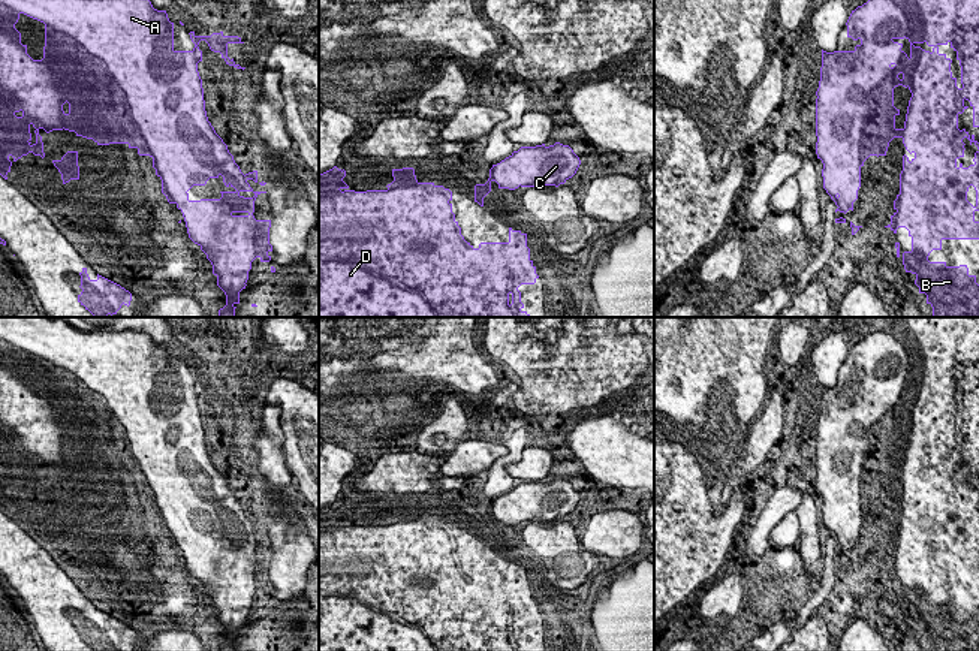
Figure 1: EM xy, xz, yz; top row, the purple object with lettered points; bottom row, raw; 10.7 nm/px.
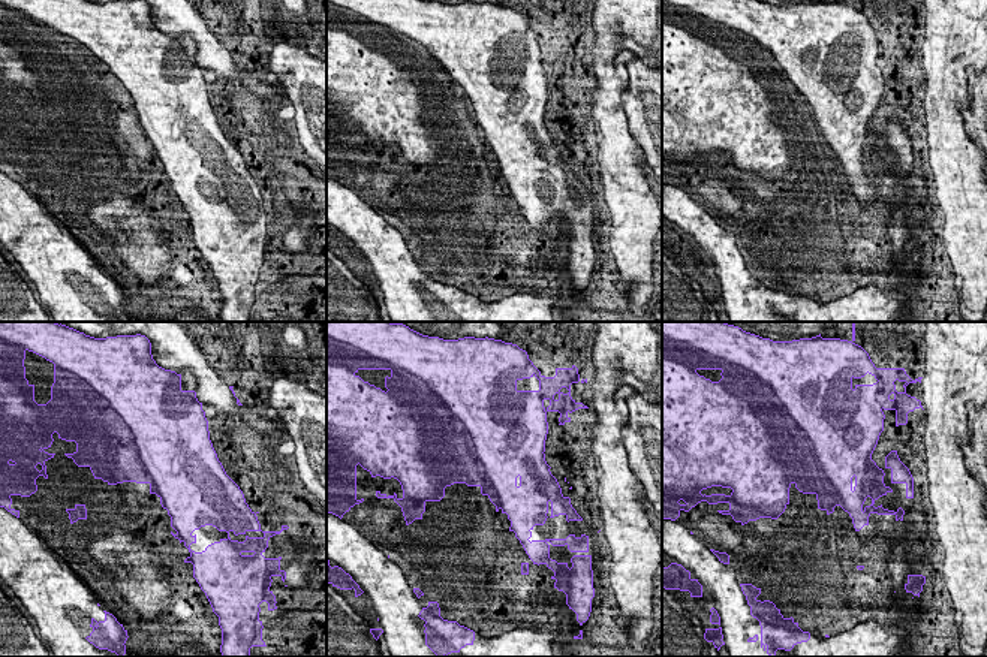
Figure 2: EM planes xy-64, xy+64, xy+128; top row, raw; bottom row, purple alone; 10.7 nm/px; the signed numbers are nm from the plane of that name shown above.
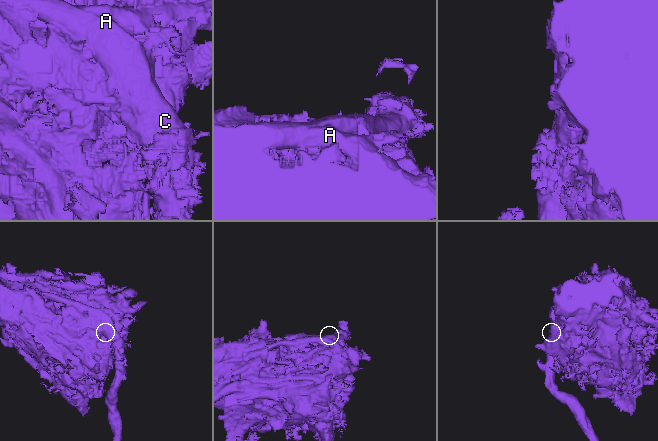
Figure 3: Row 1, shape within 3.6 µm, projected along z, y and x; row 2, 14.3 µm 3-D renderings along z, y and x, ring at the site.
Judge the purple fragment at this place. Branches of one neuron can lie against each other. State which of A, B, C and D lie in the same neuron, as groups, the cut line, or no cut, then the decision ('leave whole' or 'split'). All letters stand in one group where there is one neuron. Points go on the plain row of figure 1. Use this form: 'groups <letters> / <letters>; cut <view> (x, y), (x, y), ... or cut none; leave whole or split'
groups A C / B D; cut xy (201, 421), (181, 425), (174, 466), (174, 503), (198, 515); split

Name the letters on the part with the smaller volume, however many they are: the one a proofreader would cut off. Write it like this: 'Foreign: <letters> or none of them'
Foreign: A, C

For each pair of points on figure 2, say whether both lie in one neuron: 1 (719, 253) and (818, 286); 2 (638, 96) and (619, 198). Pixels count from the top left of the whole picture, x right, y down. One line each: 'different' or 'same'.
1: different
2: different

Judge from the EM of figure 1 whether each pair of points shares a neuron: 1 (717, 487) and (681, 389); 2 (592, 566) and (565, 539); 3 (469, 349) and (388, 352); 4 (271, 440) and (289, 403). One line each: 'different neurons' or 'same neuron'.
1: same neuron
2: same neuron
3: same neuron
4: different neurons

